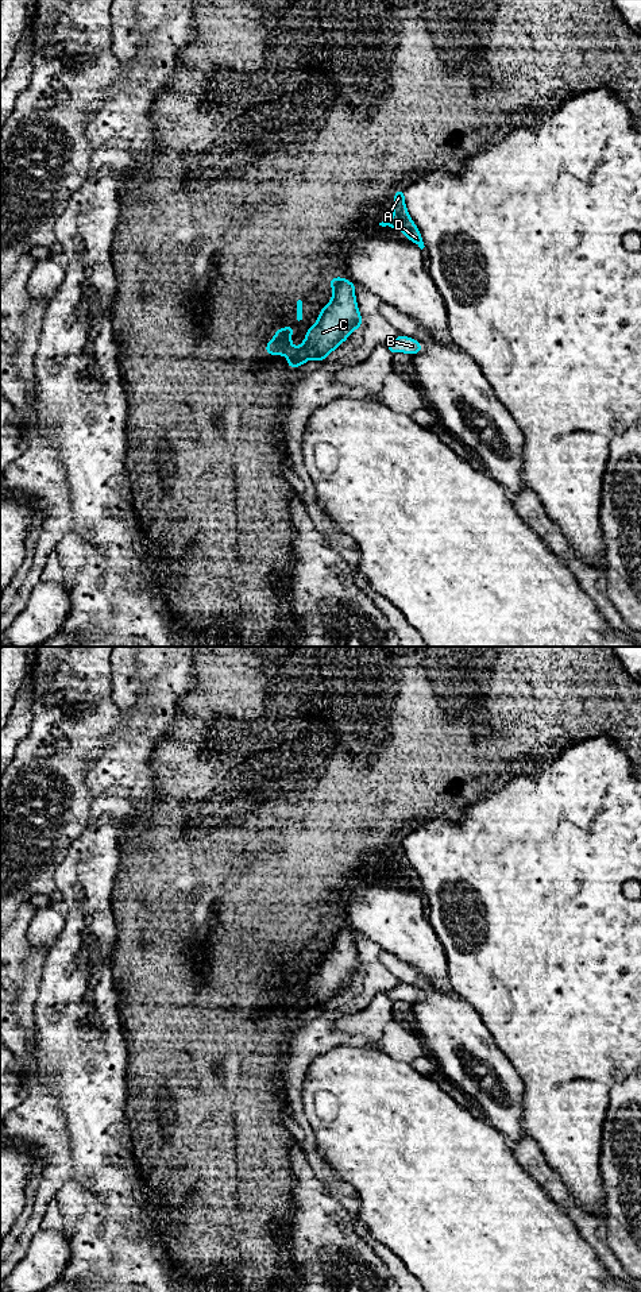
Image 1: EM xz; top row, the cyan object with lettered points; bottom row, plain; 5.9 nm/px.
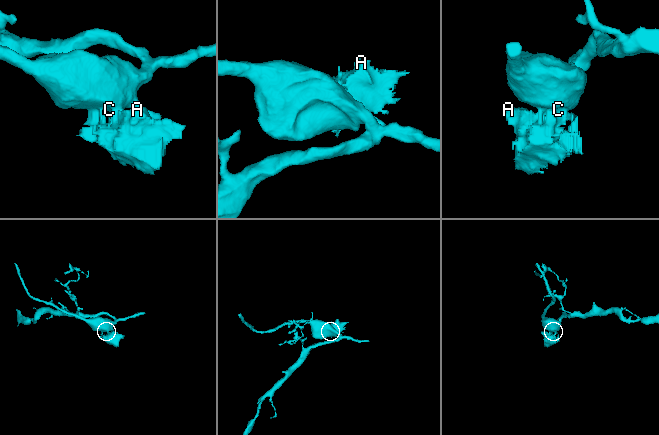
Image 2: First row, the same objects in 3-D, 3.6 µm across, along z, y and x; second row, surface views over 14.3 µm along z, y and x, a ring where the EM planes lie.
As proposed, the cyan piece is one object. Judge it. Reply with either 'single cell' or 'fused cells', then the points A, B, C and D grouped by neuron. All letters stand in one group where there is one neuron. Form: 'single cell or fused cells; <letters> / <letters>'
fused cells; A D / B C

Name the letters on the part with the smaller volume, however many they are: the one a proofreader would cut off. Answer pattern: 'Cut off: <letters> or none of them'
Cut off: A, D

